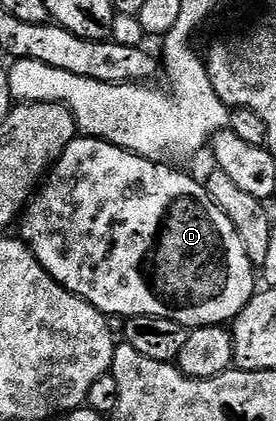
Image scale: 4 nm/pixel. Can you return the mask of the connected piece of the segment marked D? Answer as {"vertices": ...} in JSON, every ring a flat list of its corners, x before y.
{"vertices":[[75,137,70,140,57,163,50,168,40,190,26,204,20,216,20,228,22,227,20,238,34,252,36,261,44,265,44,269,57,283,64,285,76,297,91,303,97,311,107,317,122,315,123,320,137,315,168,317,168,321,176,321,188,329,229,324,249,305,251,297,256,293,256,286,254,287,256,268,248,253,244,253,244,241,240,241,232,221,228,221,226,214,212,201,205,186,199,180,197,183,192,176,185,175,182,171,173,171,170,167,173,166,162,161,146,159,142,155,134,155,102,139]]}

